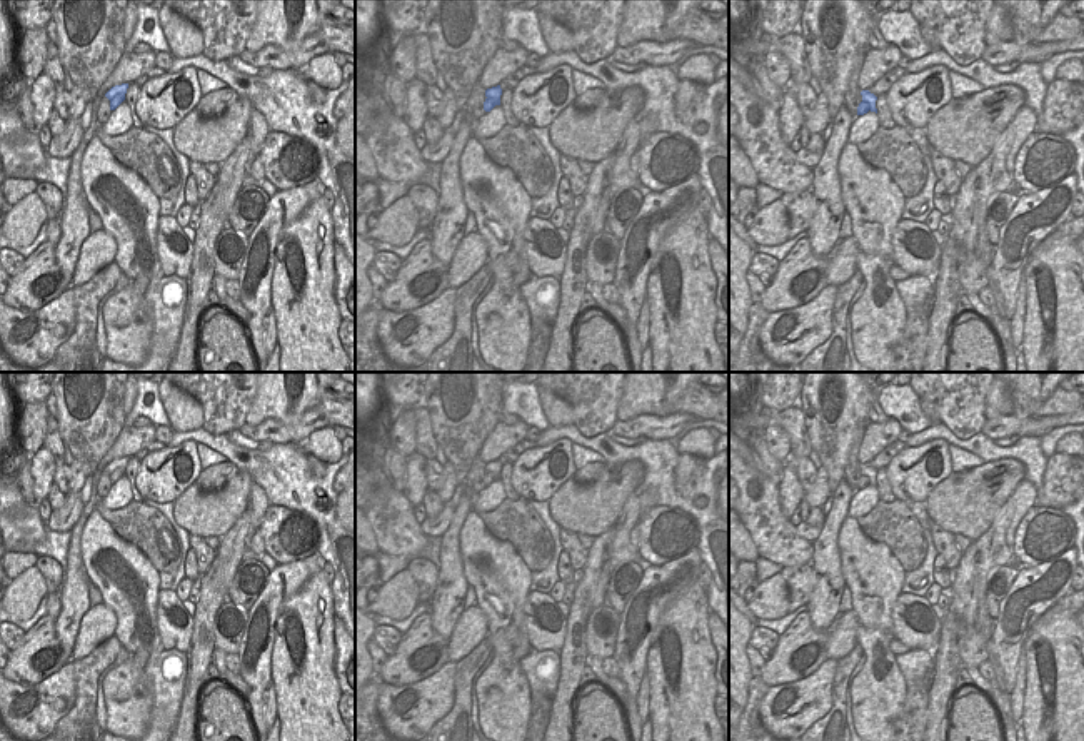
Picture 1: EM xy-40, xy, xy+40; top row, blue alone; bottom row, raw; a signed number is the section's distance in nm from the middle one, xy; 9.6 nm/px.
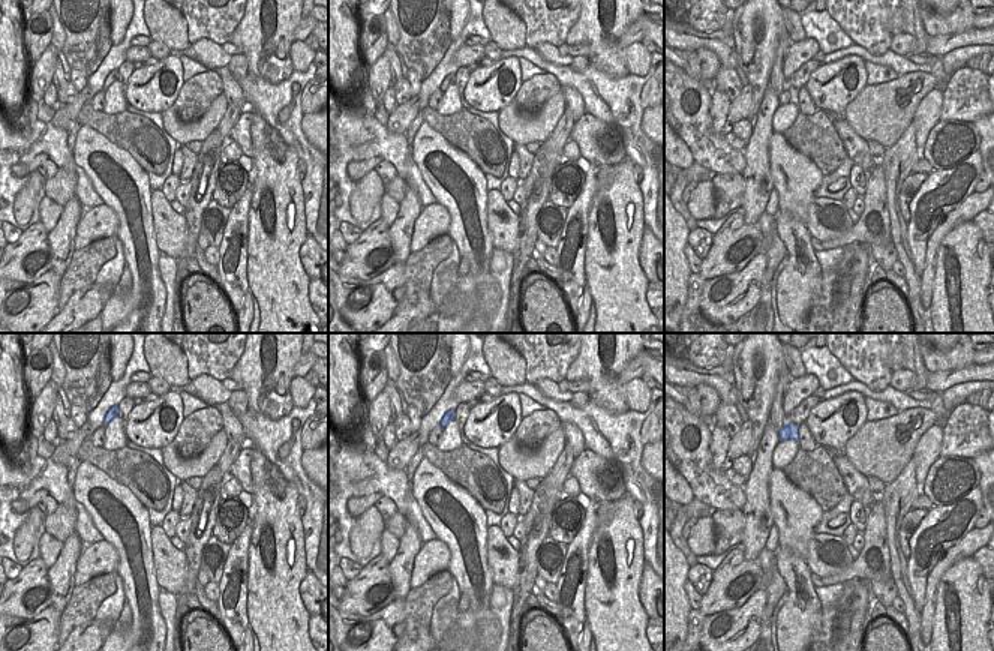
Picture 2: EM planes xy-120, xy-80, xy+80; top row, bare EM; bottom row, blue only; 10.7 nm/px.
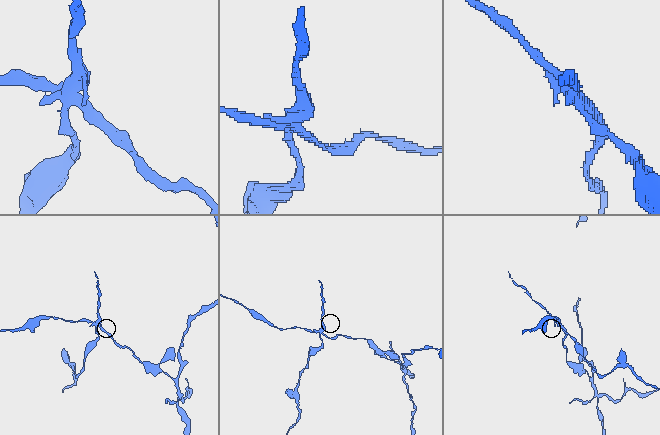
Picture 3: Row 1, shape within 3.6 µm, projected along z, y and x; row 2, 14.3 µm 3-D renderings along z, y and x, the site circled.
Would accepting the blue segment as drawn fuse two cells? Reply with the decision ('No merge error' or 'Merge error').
Merge error

